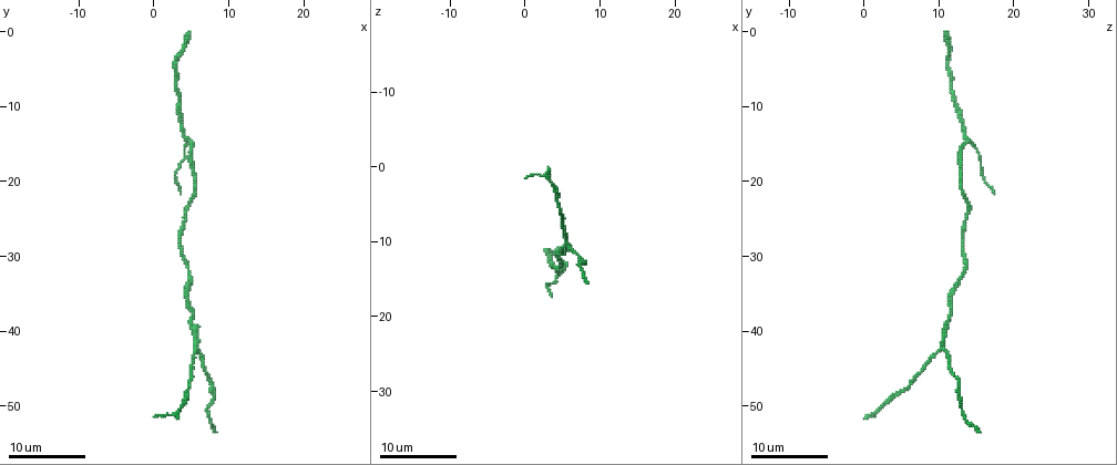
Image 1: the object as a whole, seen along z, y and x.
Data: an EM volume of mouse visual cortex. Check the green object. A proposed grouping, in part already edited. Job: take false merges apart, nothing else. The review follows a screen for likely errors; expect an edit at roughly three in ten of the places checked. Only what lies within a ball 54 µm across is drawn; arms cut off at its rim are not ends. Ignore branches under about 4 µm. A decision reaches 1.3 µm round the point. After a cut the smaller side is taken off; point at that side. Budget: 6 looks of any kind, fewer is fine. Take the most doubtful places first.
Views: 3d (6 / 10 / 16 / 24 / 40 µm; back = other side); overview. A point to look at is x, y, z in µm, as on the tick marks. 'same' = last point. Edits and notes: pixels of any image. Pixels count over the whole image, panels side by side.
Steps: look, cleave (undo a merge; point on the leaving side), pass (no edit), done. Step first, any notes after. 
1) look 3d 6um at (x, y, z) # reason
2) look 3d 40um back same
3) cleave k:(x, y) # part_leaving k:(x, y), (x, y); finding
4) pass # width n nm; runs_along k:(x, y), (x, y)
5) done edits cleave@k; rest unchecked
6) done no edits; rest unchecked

look 3d 10um at (4.5, 14.5, 14.0) # three arms meet

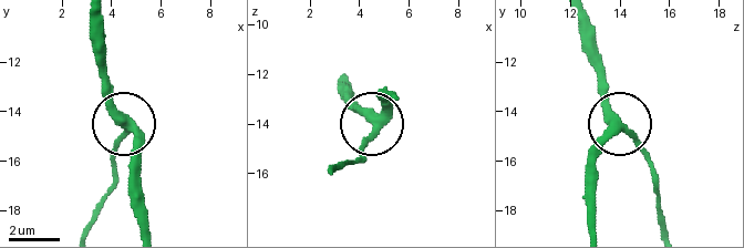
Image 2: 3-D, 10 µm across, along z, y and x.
look 3d 6um at (4.7, 14.6, 14.3)

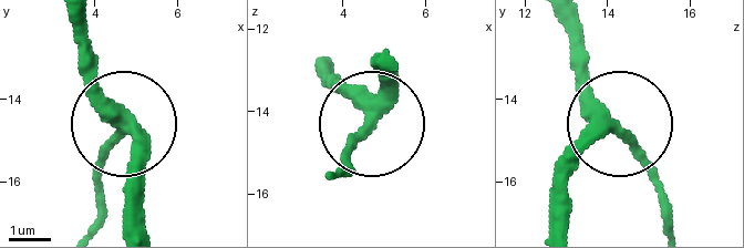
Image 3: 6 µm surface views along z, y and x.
pass # width 300 nm; runs_along 3:(568, 229), (571, 165), (610, 131), (670, 204); all the same cell

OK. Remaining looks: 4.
look 3d 16um at (6.0, 42.5, 10.5) # thin arm on a thick one

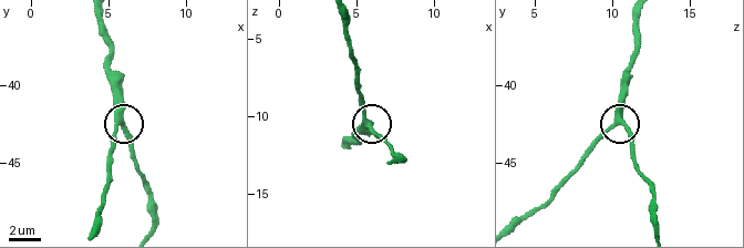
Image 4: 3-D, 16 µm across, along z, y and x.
pass # width 330 nm; runs_along 4:(102, 20), (117, 115), (136, 162); continuous, no second cell

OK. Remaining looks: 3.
look 3d 6um at (3.5, 28.5, 13.0)

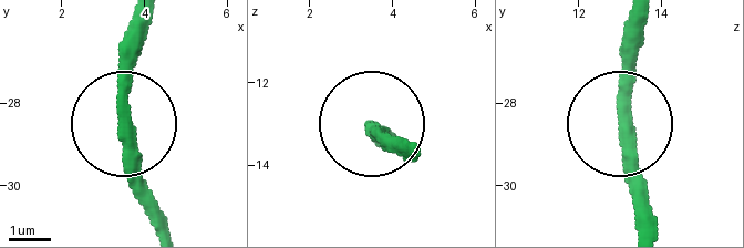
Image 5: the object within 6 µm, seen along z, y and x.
look 3d 6um back at (3.60, 28.65, 13.20)

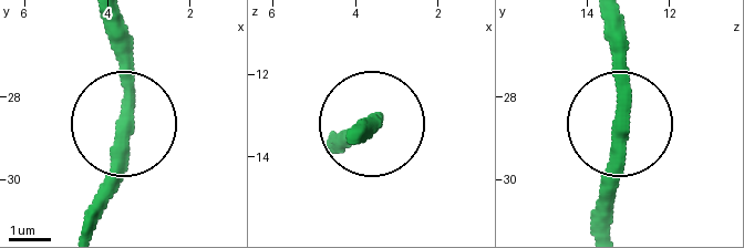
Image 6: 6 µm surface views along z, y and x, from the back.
pass # runs_along 6:(117, 124), (124, 167), (96, 216); one cell here

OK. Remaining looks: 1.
done no edits; rest unchecked

